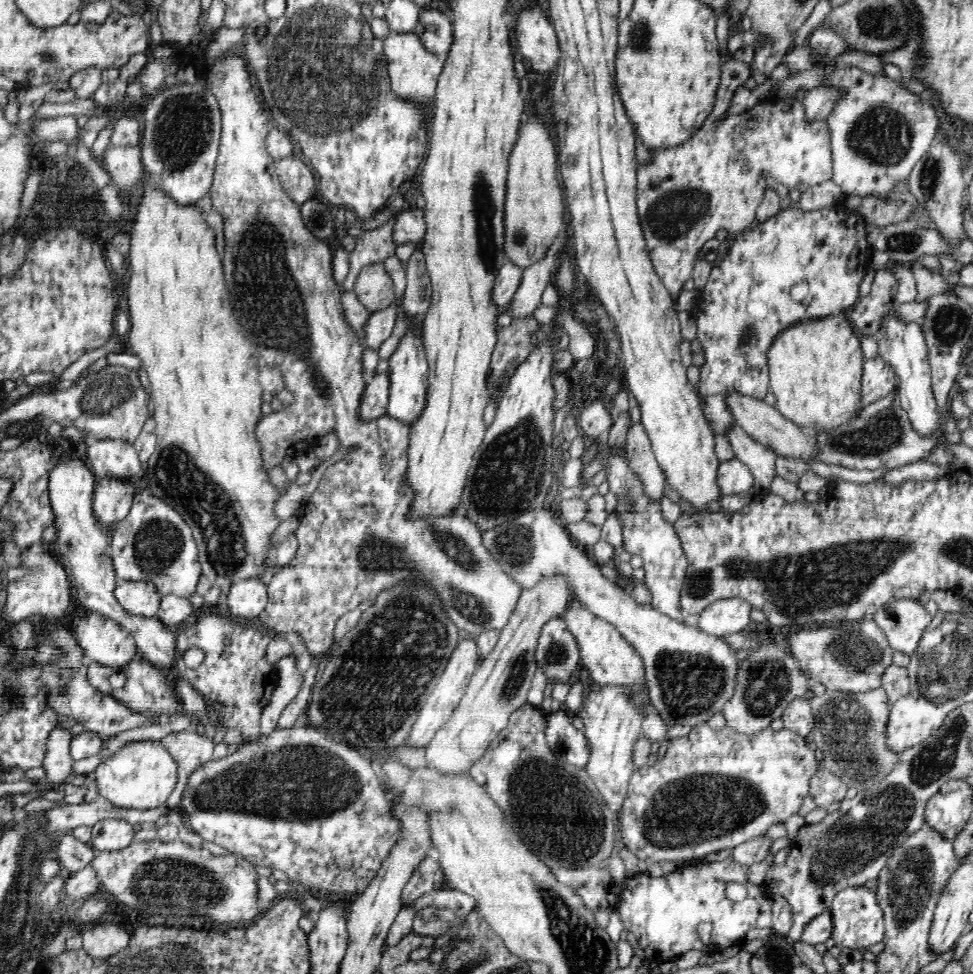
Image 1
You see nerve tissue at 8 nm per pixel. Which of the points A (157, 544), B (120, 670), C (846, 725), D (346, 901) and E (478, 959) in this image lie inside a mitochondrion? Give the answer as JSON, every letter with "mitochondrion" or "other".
{"A":"mitochondrion","B":"other","C":"mitochondrion","D":"other","E":"mitochondrion"}

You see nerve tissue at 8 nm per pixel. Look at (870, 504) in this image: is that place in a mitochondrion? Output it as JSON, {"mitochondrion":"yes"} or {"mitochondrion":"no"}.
{"mitochondrion":"no"}

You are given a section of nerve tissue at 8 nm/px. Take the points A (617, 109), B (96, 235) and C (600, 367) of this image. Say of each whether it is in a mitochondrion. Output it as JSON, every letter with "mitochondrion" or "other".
{"A":"other","B":"other","C":"other"}

